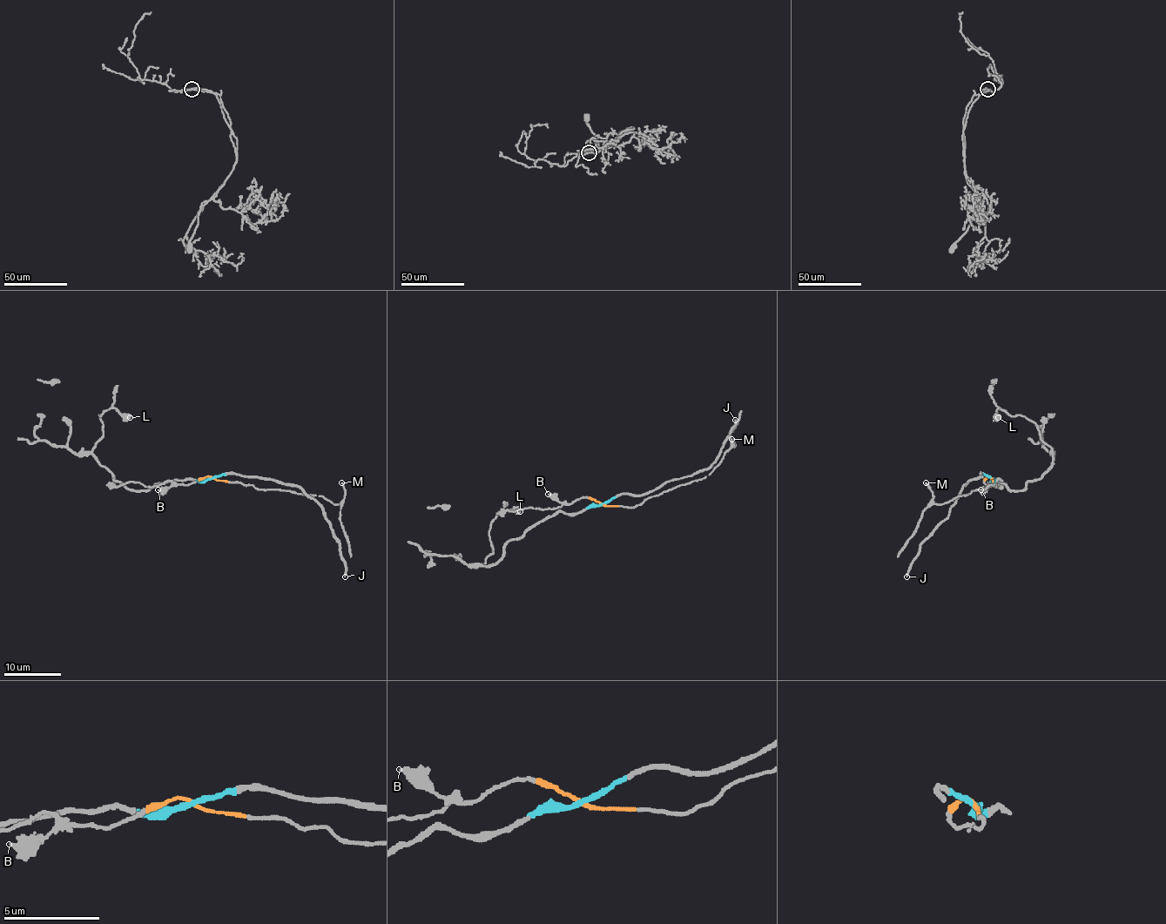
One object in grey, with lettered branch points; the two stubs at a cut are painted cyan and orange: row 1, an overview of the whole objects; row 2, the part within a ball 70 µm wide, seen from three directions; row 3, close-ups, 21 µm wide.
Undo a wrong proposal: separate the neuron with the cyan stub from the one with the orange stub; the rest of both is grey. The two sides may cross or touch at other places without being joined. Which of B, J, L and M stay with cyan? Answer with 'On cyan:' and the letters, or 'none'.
On cyan: J, L

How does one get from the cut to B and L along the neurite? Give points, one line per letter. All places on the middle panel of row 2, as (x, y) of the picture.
B: (602, 504), (588, 497), (561, 503), (548, 495)
L: (602, 504), (556, 511), (481, 566), (493, 551), (490, 523), (502, 511), (521, 511)

